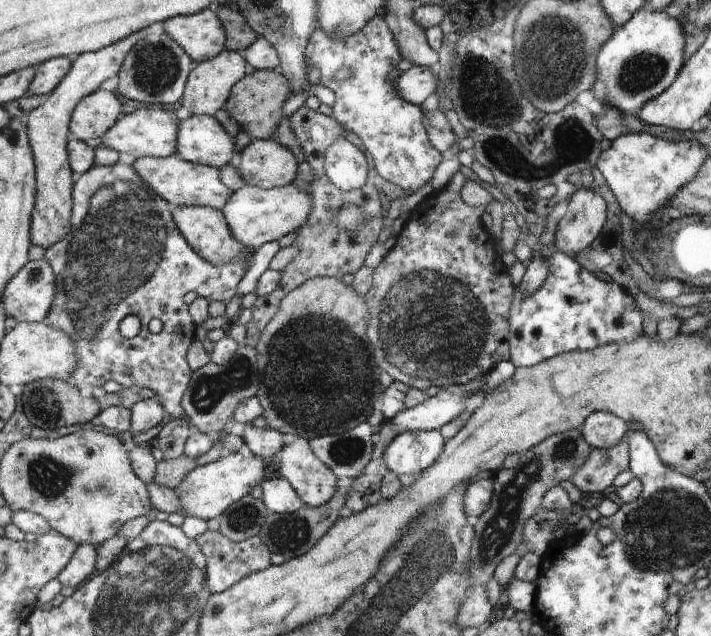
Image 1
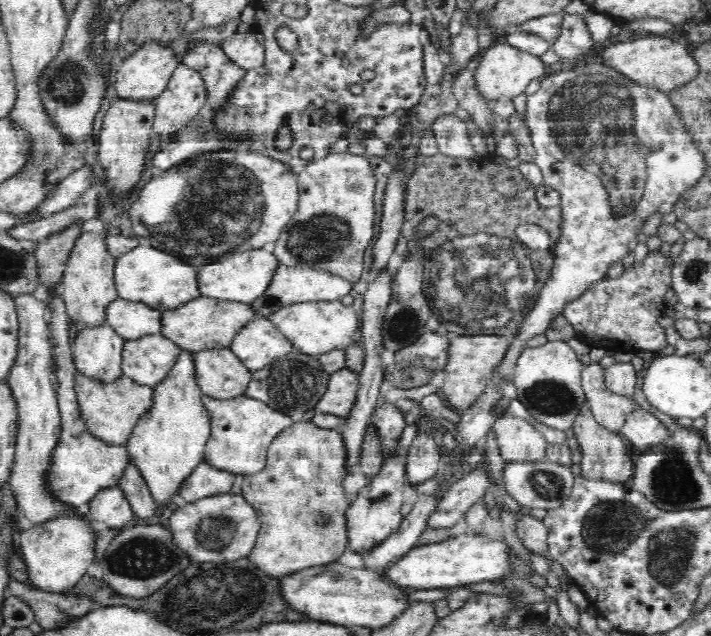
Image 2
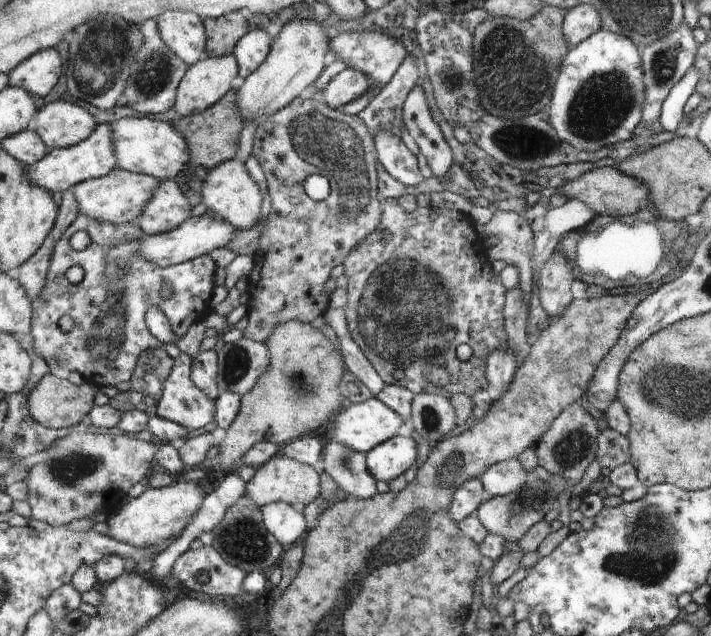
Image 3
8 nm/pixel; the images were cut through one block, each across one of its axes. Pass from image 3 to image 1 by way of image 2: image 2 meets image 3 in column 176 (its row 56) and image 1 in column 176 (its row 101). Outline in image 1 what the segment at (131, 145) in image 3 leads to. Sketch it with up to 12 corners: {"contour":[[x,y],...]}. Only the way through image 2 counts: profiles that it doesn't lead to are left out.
{"contour":[[209,115],[179,120],[180,159],[216,169],[240,153]]}

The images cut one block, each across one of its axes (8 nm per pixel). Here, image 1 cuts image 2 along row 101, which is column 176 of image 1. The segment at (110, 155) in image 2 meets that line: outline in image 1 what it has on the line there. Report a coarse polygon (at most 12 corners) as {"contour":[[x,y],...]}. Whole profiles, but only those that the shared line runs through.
{"contour":[[136,110],[102,138],[121,162],[177,153],[179,119]]}

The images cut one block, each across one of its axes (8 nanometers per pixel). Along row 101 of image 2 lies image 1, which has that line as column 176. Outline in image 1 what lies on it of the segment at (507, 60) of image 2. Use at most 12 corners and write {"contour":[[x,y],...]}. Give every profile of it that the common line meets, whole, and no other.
{"contour":[[225,453],[174,489],[185,517],[210,521],[264,476],[260,457]]}

